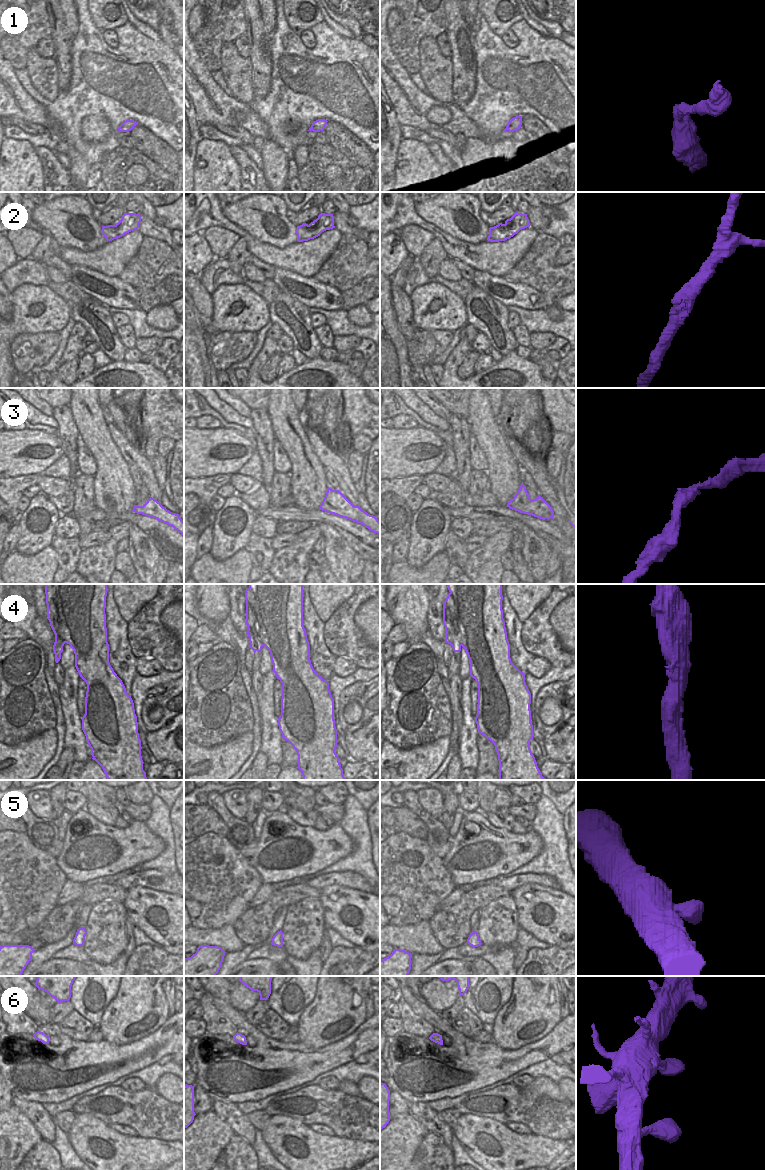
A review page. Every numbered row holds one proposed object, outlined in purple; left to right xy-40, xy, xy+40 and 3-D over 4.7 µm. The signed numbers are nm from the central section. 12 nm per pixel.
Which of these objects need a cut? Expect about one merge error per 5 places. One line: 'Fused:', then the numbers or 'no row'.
Fused: 4

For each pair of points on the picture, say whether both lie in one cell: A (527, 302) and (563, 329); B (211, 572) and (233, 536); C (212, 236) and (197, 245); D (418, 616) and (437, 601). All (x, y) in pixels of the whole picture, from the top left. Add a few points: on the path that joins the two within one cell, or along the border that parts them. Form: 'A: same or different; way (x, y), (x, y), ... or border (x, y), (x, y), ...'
A: different; border (515, 305), (525, 309), (544, 310)
B: different; border (239, 550), (223, 560), (216, 560), (209, 553)
C: different; border (201, 233), (215, 257)
D: different; border (429, 594), (429, 607), (427, 610), (428, 630)

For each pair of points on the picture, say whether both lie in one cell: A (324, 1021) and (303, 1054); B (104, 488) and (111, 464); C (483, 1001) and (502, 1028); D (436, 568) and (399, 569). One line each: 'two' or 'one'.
A: two
B: one
C: two
D: one

